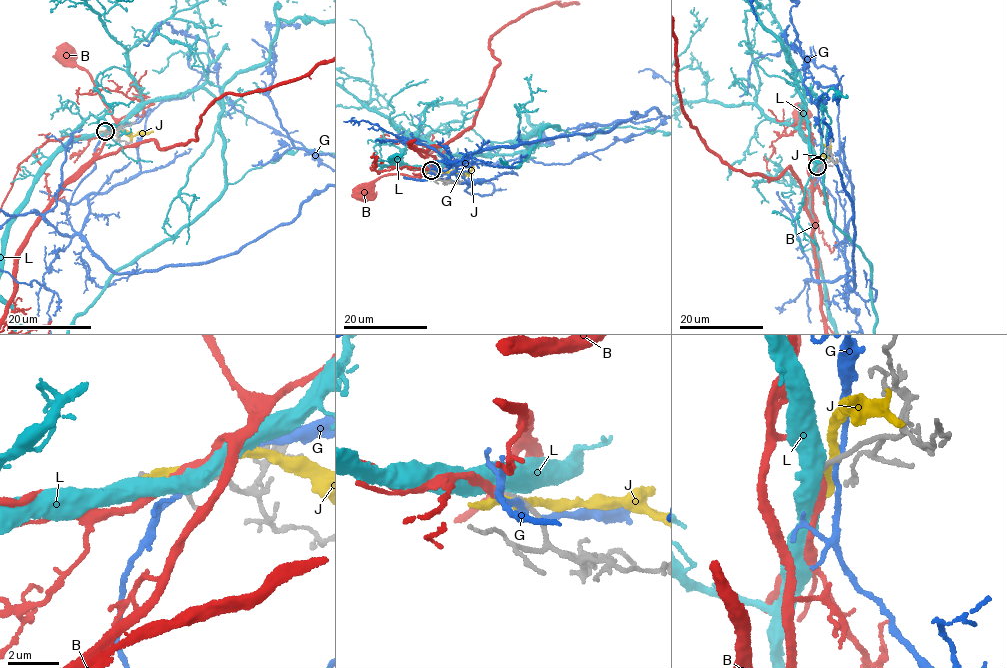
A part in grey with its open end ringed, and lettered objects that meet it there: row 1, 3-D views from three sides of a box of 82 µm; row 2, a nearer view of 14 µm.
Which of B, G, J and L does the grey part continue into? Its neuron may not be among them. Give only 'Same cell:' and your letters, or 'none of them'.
Same cell: B

